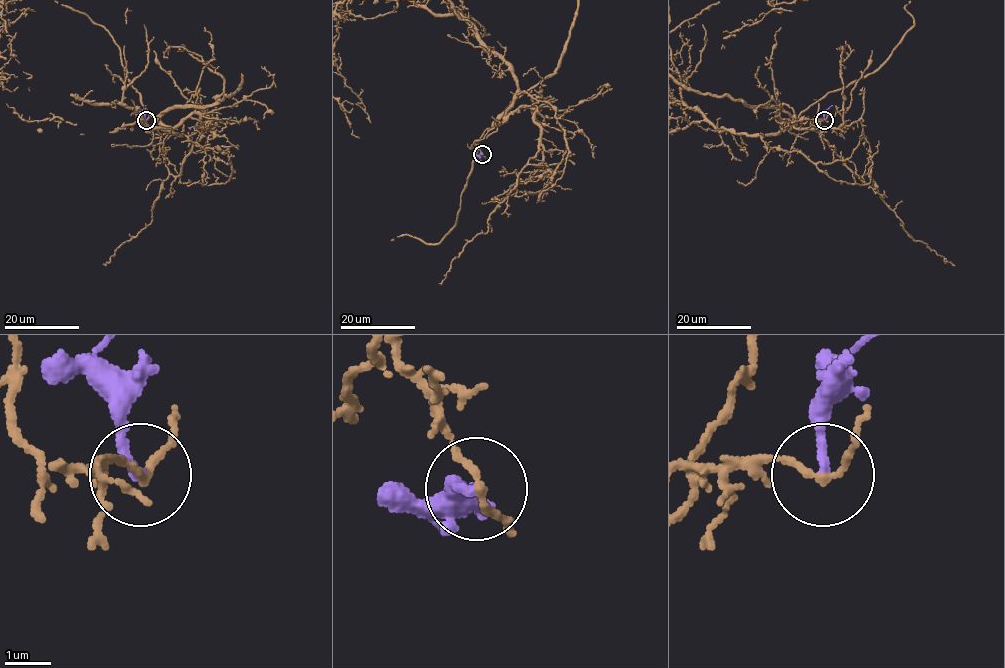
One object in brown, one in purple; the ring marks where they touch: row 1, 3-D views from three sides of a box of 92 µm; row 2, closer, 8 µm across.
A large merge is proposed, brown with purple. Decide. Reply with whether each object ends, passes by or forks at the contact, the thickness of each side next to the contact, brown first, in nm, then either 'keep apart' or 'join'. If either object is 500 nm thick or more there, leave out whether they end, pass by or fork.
brown passes by; purple ends there; 150 nm thick on the brown side, 200 nm on the other; keep apart

